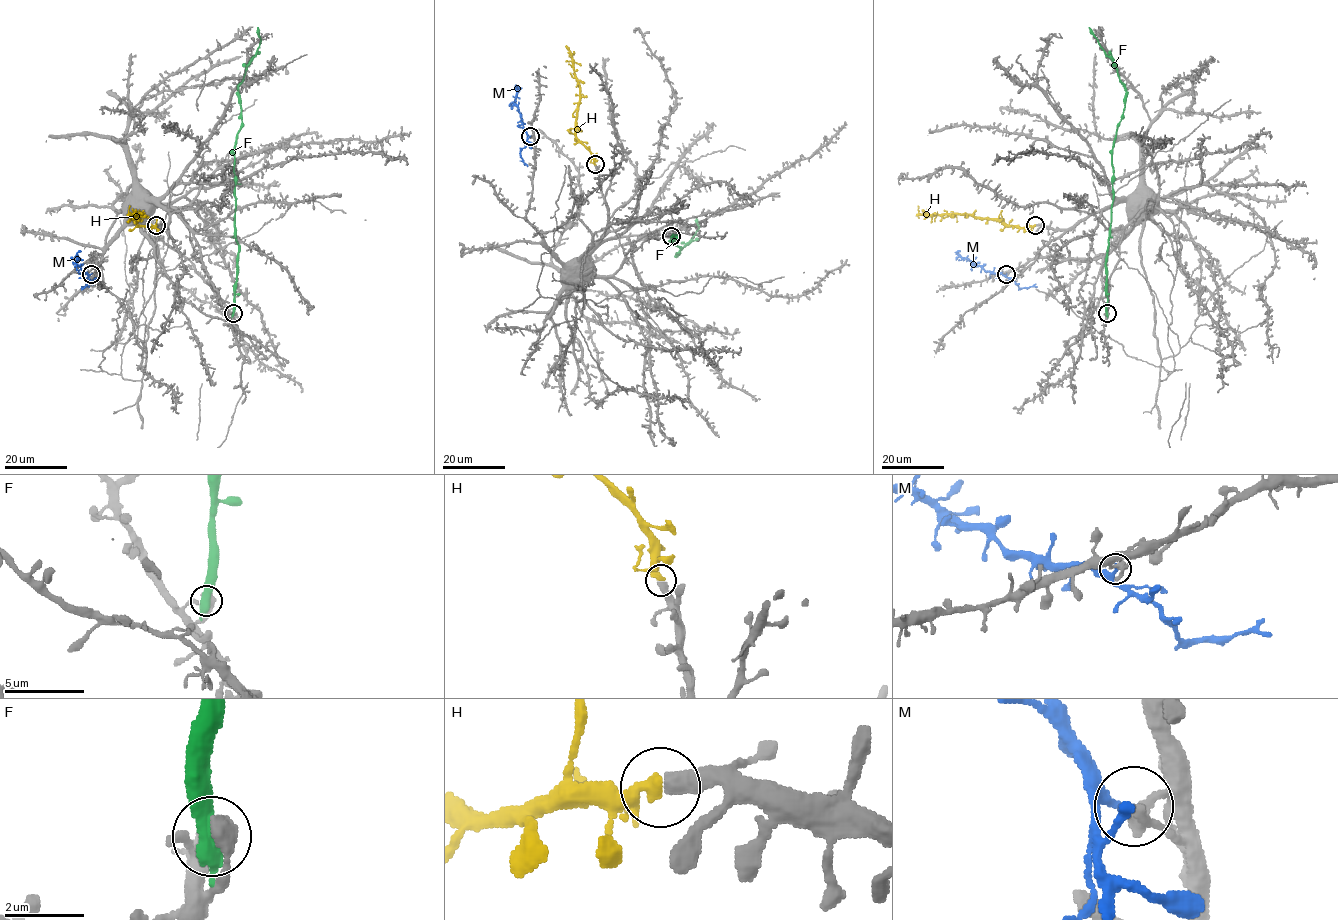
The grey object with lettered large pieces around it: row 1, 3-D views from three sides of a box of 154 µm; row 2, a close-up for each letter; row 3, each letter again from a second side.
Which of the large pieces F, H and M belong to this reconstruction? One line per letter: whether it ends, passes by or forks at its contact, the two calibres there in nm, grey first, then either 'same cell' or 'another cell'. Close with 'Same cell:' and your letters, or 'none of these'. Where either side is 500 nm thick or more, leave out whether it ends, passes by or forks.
F: calibres 500 and 650 nm; another cell
H: it ends; calibres 460 and 440 nm; same cell
M: it ends; calibres 240 and 200 nm; another cell
Same cell: H

